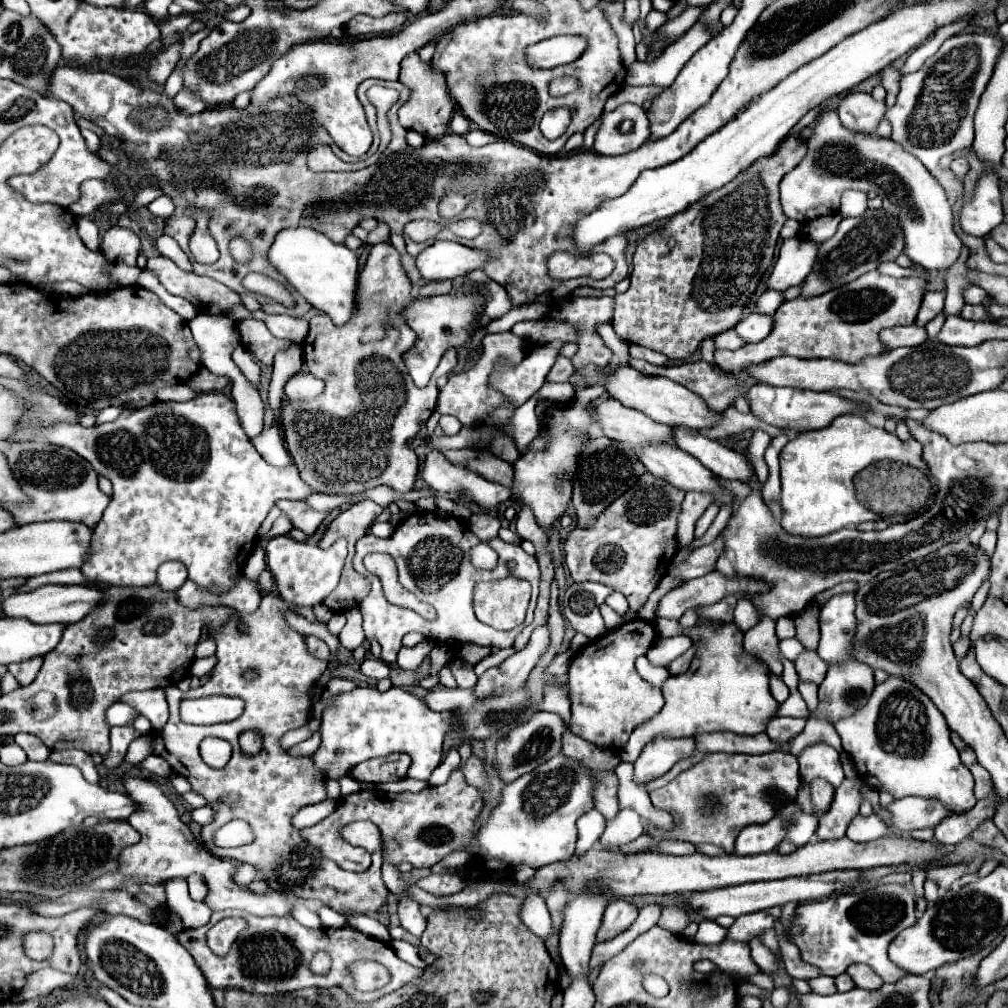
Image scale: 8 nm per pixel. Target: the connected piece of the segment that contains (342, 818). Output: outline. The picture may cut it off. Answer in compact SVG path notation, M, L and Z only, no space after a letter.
M455 769L445 785L439 787L425 787L421 793L385 793L385 791L359 791L341 799L339 807L321 823L303 829L301 835L309 843L313 843L327 859L333 859L341 869L361 873L371 865L371 855L361 847L349 845L341 835L339 829L351 821L367 819L381 827L389 861L411 863L413 867L431 867L441 861L447 853L467 849L475 841L477 825L475 819L479 817L483 807L483 799L479 791L465 783L465 777L459 769Z

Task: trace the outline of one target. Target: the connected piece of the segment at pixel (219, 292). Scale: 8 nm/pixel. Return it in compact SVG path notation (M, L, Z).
M163 256L149 258L147 271L155 273L159 283L171 293L191 301L199 313L227 315L235 305L241 305L241 297L214 279L195 275L180 269Z

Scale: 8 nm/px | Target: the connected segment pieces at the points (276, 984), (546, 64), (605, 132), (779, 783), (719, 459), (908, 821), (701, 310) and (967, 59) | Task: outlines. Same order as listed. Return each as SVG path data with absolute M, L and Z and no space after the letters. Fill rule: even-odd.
M221 911L221 913L213 913L211 915L211 921L203 927L197 927L197 929L183 929L179 931L175 937L177 941L191 953L191 957L197 961L197 967L201 969L201 973L205 975L207 983L215 989L227 989L227 987L237 987L237 989L243 989L243 991L249 991L249 993L287 993L287 991L297 991L297 989L307 989L307 987L341 987L345 993L349 993L349 997L353 997L355 1001L361 1001L361 1003L369 1003L369 1001L377 1001L381 999L383 995L387 993L393 993L395 989L399 989L401 985L417 979L423 975L423 969L415 969L411 967L409 963L401 961L393 949L379 941L379 939L373 939L369 935L363 935L361 931L357 931L355 927L351 925L345 925L345 927L339 927L339 929L309 929L309 927L303 927L301 923L297 923L291 915L283 915L283 917L257 917L257 915L249 915L249 913L243 913L243 911L237 911L237 913L231 913L231 917L243 917L249 927L245 929L245 933L241 933L231 951L227 953L227 957L217 957L209 951L207 943L205 943L205 933L223 917L229 917L227 911ZM315 951L327 951L331 955L331 971L327 975L315 975L309 971L309 961L313 957ZM357 959L373 959L373 961L379 961L383 963L389 971L391 971L391 981L379 989L379 991L373 991L373 993L361 993L361 991L355 991L353 989L353 981L347 973L347 965L357 961Z
M551 37L527 49L529 61L537 67L551 69L563 63L575 61L585 51L585 37Z
M623 103L615 111L601 115L601 127L595 135L593 147L599 155L623 155L623 153L629 153L629 151L635 151L637 147L641 147L649 139L649 135L651 135L649 119L647 119L647 113L643 111L643 107L633 105L633 103Z
M781 751L765 755L713 753L707 755L701 763L677 775L665 787L651 791L653 807L663 809L671 815L677 813L681 821L669 831L649 823L643 827L645 833L653 837L689 841L695 845L713 843L733 853L733 843L739 831L753 823L767 823L775 815L777 805L785 795L791 795L791 799L797 797L799 785L801 777L797 755Z
M673 427L673 441L679 449L699 459L717 477L747 481L753 475L753 471L747 465L747 459L741 453L735 453L733 449L703 437L695 429Z
M925 797L895 799L887 809L891 811L891 823L901 831L935 829L945 817L955 813L947 805L941 805L937 799Z
M785 137L783 145L769 157L755 161L749 169L739 173L725 187L709 193L695 205L677 213L659 233L645 237L635 251L631 285L625 293L615 295L613 329L627 343L649 347L667 355L669 359L689 359L701 345L703 339L713 337L721 331L733 329L745 307L773 261L779 231L785 223L779 203L779 181L787 171L793 169L805 155L805 141L797 137Z
M969 33L949 37L919 71L901 75L897 103L885 113L893 125L891 139L913 153L931 175L939 179L951 201L961 195L963 185L949 169L939 169L939 159L949 155L949 145L965 145L965 141L973 141L973 115L979 97L989 83L999 51L1001 41L997 35Z

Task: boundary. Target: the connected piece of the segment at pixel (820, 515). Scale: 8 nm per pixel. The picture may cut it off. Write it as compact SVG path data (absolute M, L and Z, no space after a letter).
M857 413L841 415L837 417L829 427L817 429L817 431L803 431L793 441L789 441L779 455L781 461L781 527L785 533L791 533L795 537L823 537L829 533L835 533L845 527L857 527L865 521L877 521L877 515L861 505L855 495L853 477L869 467L875 461L897 461L897 463L913 463L913 467L927 467L921 459L921 443L917 441L901 441L897 435L887 433L885 429L871 427L865 417Z

